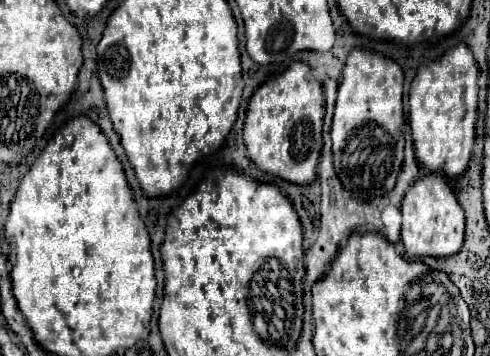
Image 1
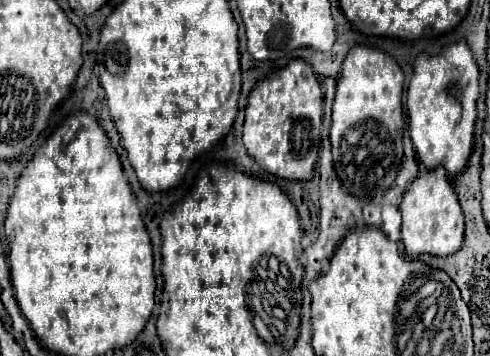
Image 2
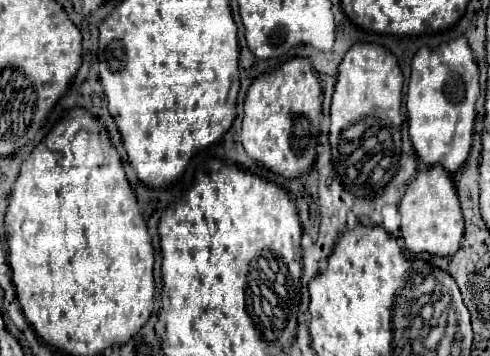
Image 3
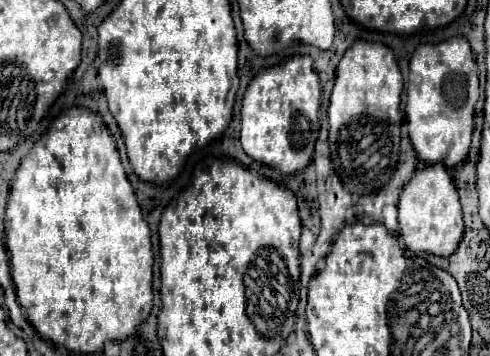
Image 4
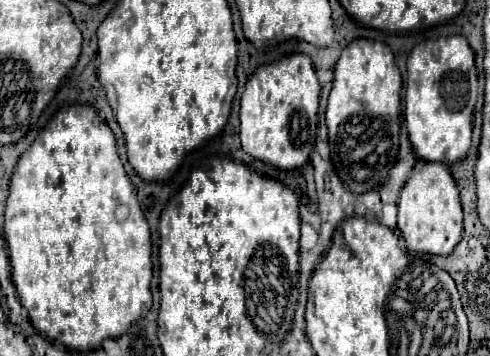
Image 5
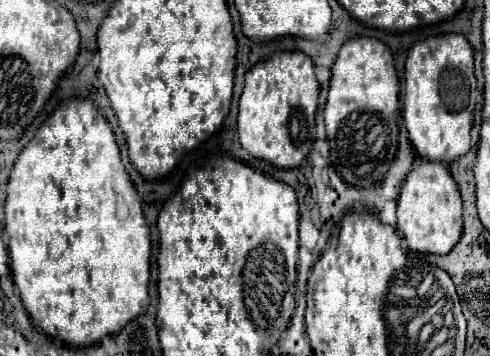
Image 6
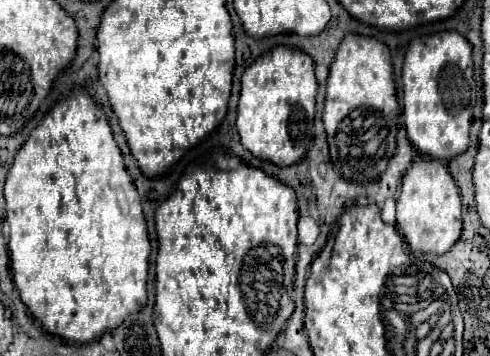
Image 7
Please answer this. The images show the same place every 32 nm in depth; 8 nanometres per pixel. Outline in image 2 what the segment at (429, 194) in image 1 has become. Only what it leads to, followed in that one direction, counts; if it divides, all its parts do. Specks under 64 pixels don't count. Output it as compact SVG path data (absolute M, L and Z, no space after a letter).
M444 168L422 172L406 190L400 202L400 212L402 212L402 244L406 254L450 256L460 250L464 240L464 214Z

